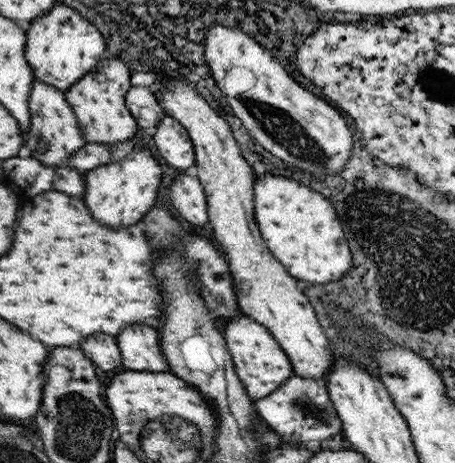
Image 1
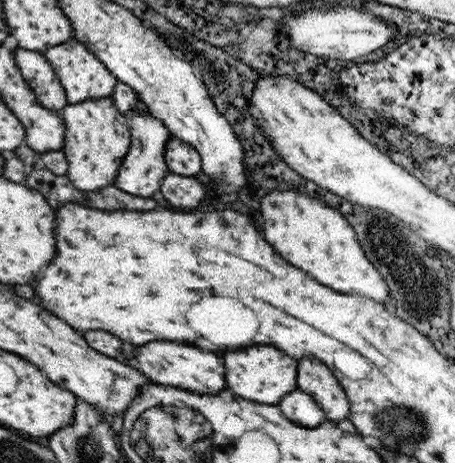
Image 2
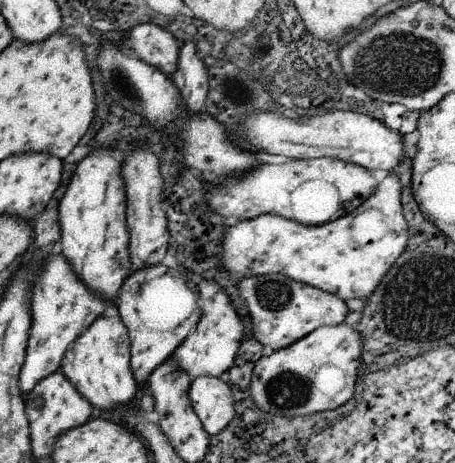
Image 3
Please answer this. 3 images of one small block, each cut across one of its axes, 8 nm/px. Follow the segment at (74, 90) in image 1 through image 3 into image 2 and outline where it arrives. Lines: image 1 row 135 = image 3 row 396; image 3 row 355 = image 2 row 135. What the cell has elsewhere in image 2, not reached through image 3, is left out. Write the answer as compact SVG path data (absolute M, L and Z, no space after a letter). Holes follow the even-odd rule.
M113 98L87 100L83 104L67 104L65 110L61 110L59 114L67 124L67 144L63 144L63 154L67 160L67 182L83 194L115 186L115 180L119 180L123 160L127 158L127 152L131 148L131 128L127 116L123 116L115 108Z

